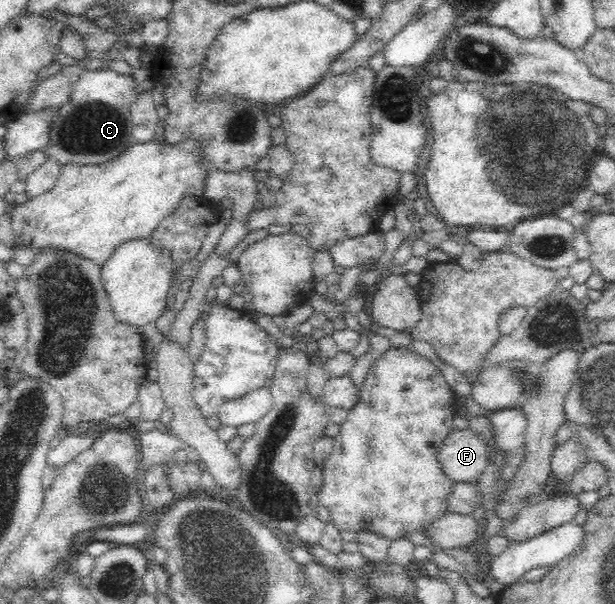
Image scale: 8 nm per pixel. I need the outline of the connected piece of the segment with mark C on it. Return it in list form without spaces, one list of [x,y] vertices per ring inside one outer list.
[[[106,65],[94,66],[78,74],[70,98],[63,103],[50,124],[50,142],[43,148],[46,159],[64,166],[102,165],[134,146],[131,107],[137,100],[136,80],[132,75],[114,72]]]

